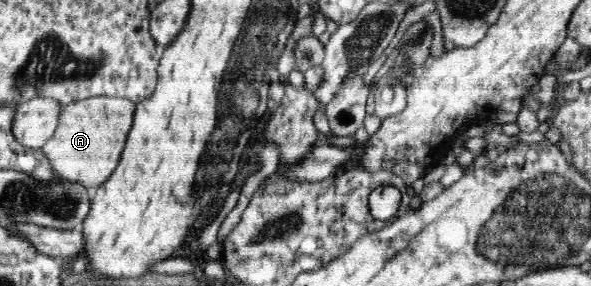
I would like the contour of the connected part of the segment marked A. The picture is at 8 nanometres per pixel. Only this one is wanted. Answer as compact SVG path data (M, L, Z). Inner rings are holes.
M109 96L88 97L66 105L61 111L53 137L42 147L54 173L87 189L107 181L117 167L125 147L134 122L136 105L137 103L130 100Z

